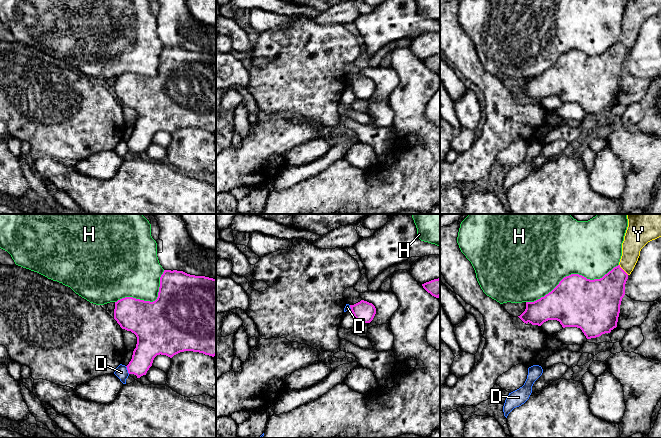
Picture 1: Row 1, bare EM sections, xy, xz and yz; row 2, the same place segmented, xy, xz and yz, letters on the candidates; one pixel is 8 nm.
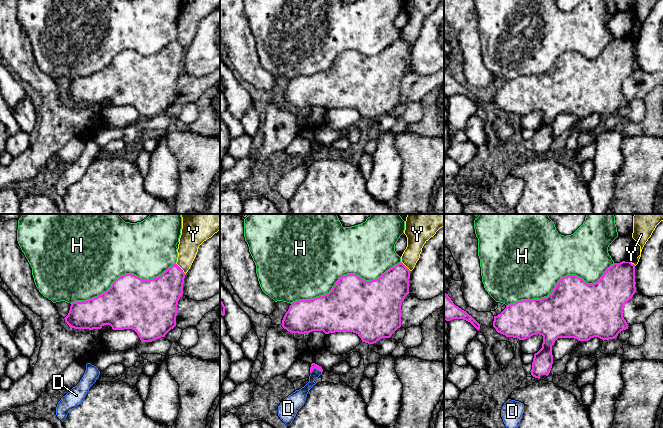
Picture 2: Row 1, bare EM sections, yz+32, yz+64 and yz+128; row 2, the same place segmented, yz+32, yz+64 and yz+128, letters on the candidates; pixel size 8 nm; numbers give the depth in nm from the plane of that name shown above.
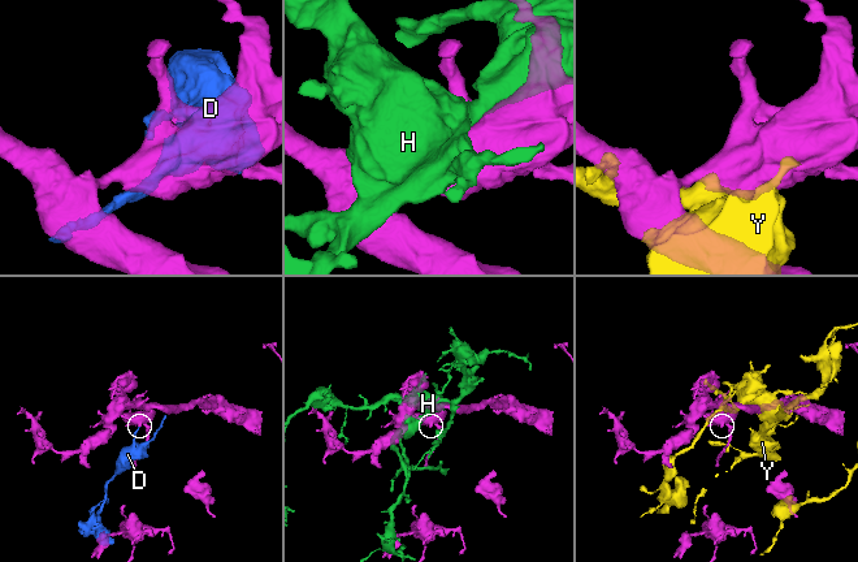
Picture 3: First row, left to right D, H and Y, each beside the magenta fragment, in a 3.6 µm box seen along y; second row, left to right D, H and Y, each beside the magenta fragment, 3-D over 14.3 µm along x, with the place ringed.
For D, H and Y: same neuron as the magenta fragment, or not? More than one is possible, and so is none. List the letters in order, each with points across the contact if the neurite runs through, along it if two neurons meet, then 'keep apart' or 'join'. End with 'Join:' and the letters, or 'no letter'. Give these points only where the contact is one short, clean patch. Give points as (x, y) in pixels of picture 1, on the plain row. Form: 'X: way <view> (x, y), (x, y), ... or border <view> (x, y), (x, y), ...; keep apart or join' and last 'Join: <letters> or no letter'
D: border xy (125, 142), (129, 149); keep apart
H: keep apart
Y: keep apart
Join: no letter

